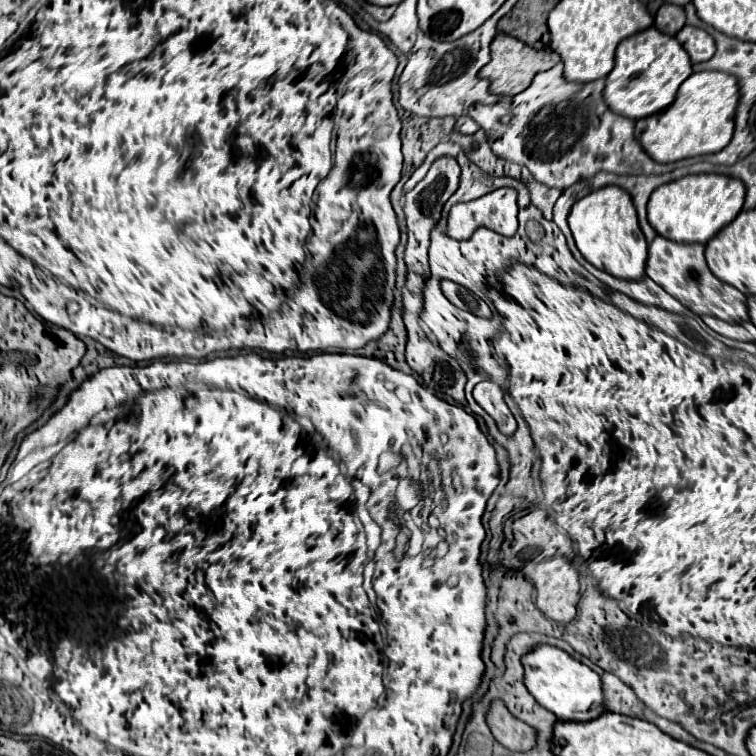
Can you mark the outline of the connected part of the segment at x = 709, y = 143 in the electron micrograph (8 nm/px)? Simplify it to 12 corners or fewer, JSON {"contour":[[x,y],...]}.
{"contour":[[721,71],[689,75],[677,99],[639,119],[659,163],[721,151],[739,87]]}

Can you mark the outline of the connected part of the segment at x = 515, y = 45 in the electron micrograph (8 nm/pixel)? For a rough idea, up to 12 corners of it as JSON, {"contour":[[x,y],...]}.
{"contour":[[499,33],[479,77],[495,95],[517,95],[537,73],[559,63]]}

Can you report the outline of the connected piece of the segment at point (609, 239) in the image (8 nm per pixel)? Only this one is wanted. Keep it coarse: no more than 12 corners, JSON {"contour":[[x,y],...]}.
{"contour":[[603,187],[569,227],[581,255],[619,279],[645,275],[631,197]]}

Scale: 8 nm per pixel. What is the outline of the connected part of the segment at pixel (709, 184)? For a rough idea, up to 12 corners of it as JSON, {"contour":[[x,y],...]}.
{"contour":[[685,175],[655,189],[651,227],[707,243],[743,209],[743,183]]}

